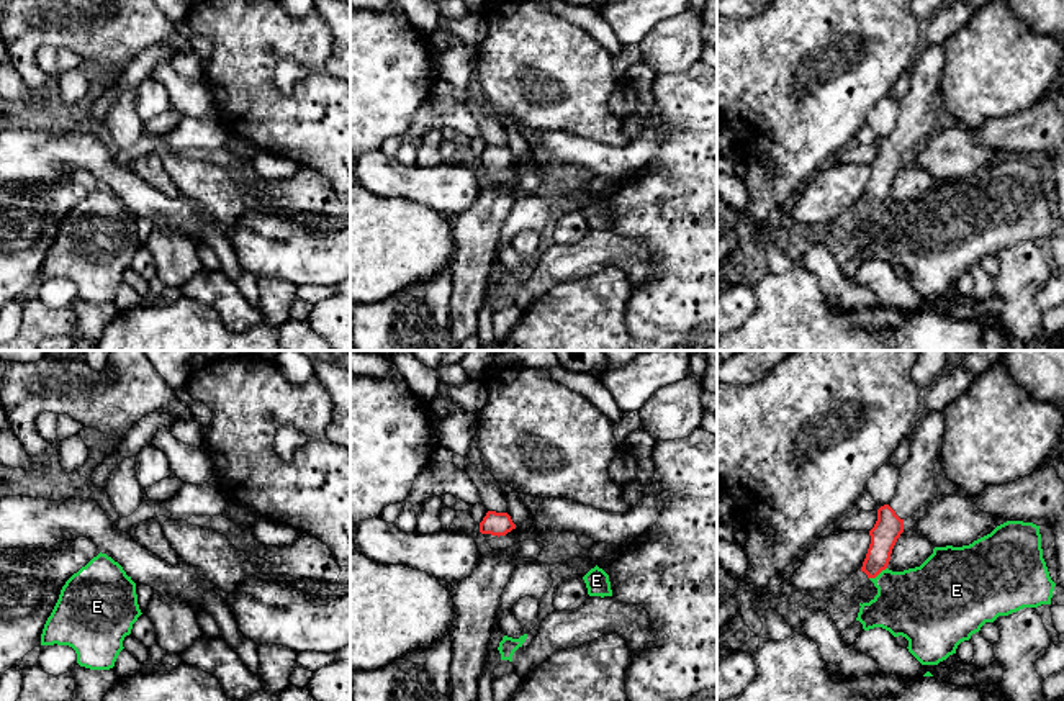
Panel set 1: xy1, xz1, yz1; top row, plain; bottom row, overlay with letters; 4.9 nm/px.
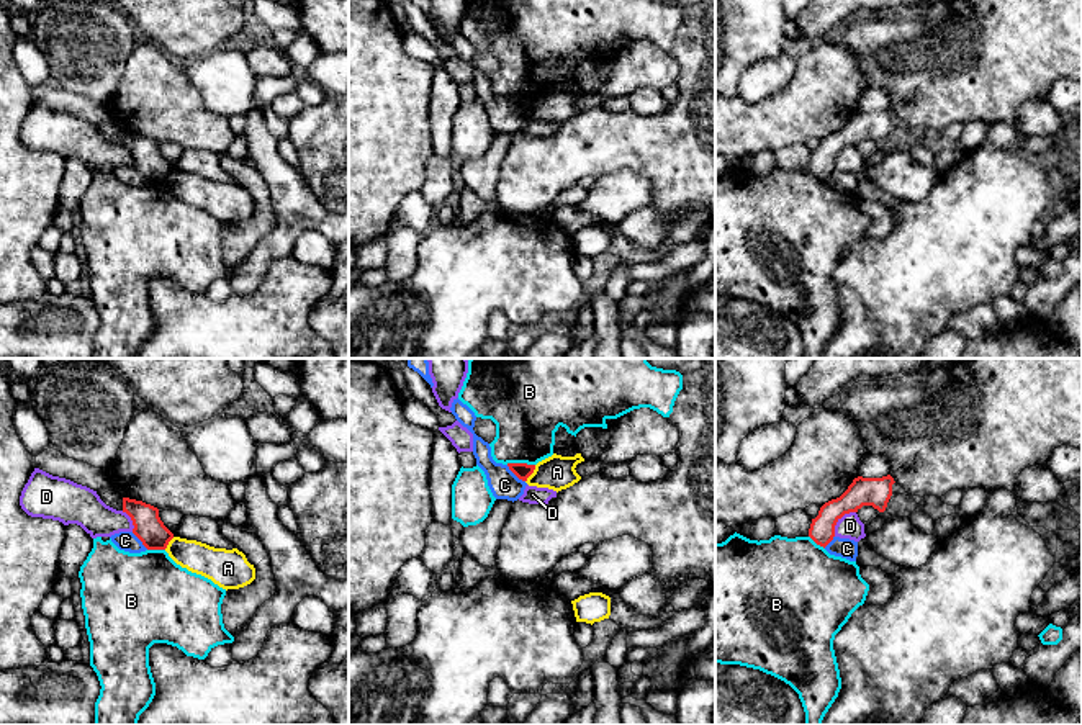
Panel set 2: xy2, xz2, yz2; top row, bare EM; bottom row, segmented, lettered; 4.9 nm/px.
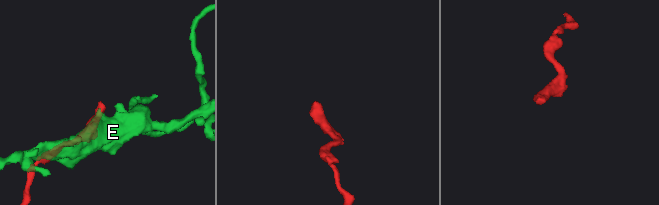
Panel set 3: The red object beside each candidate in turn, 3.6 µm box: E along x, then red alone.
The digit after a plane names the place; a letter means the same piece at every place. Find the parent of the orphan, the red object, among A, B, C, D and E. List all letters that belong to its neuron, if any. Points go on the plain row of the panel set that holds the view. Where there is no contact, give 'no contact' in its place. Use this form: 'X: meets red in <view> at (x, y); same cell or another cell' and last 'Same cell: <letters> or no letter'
A: meets red in xz2 at (532, 105); another cell
B: meets red in xz2 at (521, 97); another cell
C: meets red in xz2 at (516, 108); another cell
D: meets red in yz2 at (837, 154); another cell
E: meets red in yz1 at (878, 207); another cell
Same cell: no letter

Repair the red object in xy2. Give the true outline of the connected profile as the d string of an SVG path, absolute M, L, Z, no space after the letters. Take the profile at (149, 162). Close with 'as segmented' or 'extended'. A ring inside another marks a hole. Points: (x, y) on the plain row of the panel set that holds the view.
M123 131L123 146L133 154L133 167L147 183L165 183L174 167L159 151L159 142L142 134Z; as segmented

